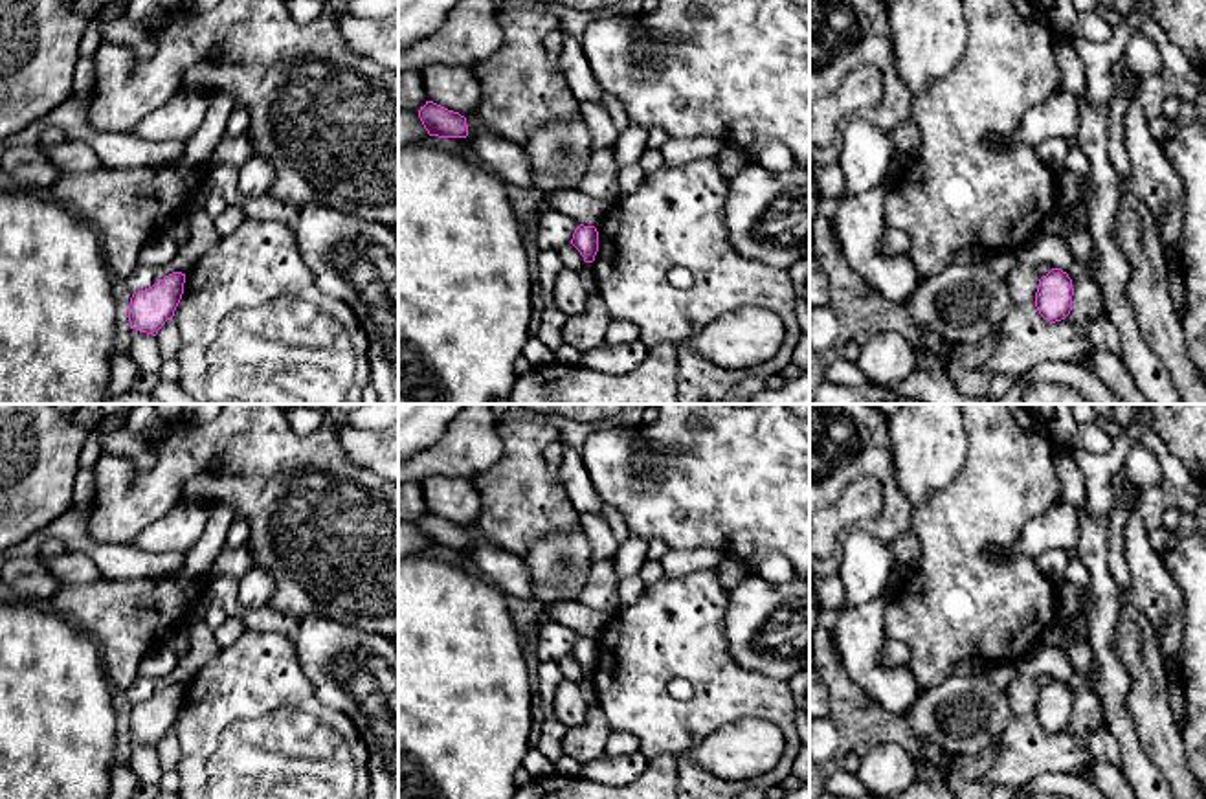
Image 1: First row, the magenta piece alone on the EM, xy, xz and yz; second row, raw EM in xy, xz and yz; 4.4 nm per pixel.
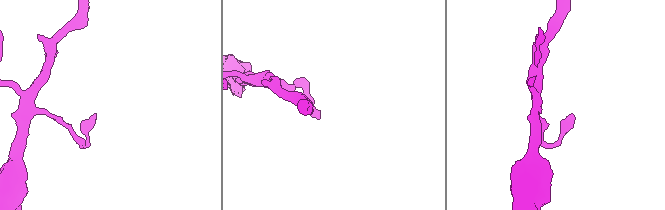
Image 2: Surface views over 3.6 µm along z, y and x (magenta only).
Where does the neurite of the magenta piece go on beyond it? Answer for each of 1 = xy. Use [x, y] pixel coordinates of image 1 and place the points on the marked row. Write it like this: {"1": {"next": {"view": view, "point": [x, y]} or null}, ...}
{"1": {"next": null}}

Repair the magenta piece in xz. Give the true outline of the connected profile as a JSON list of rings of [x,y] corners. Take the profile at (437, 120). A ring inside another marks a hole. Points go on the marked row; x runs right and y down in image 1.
[[[426,101],[426,105],[420,107],[419,118],[430,136],[439,136],[439,138],[468,136],[466,118],[433,101]]]

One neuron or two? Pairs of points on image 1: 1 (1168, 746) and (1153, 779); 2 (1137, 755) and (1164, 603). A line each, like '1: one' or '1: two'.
1: two
2: two

